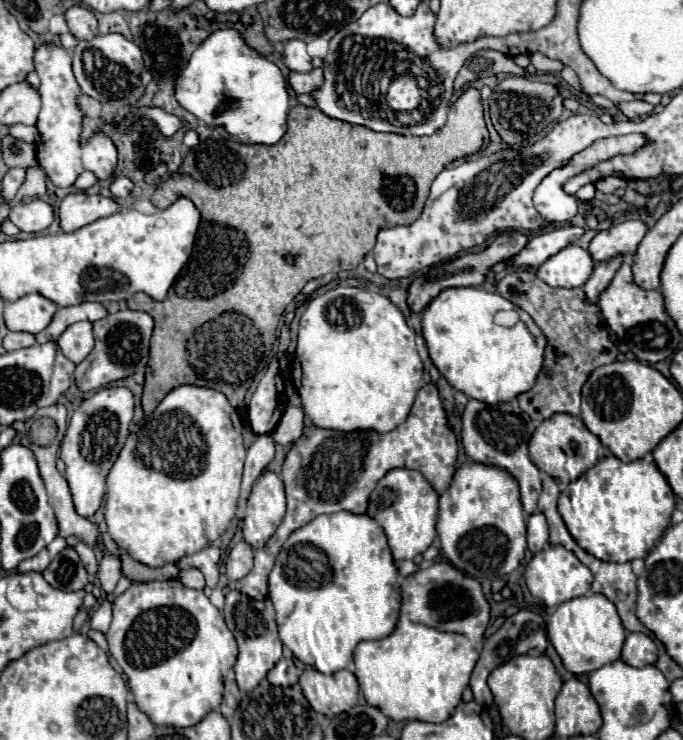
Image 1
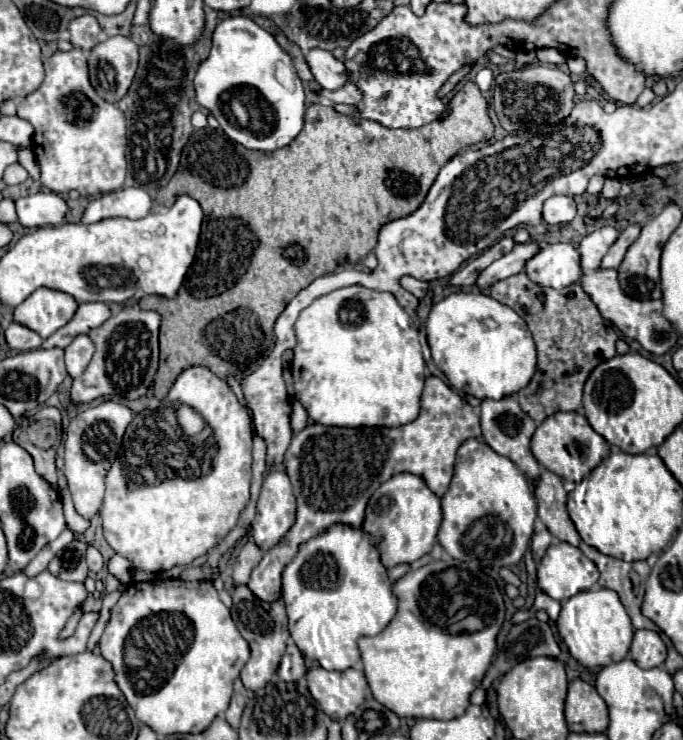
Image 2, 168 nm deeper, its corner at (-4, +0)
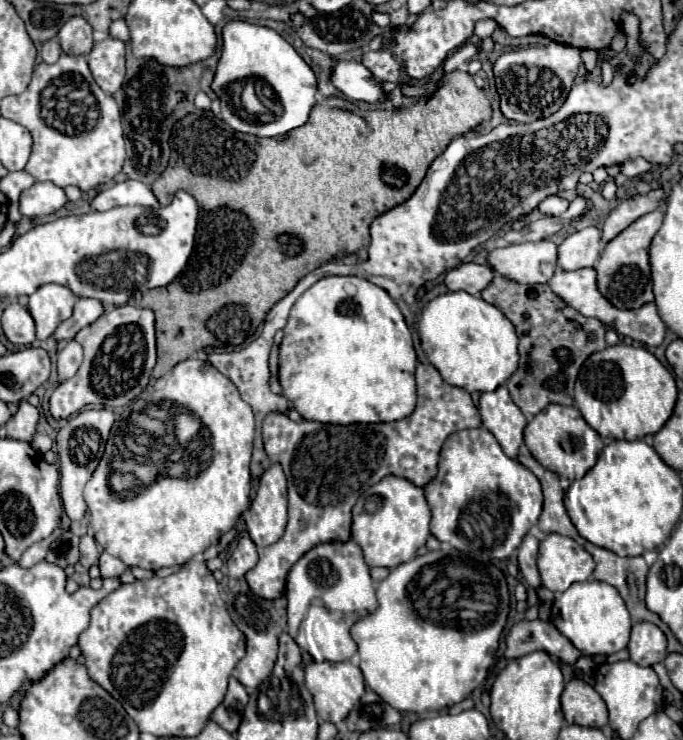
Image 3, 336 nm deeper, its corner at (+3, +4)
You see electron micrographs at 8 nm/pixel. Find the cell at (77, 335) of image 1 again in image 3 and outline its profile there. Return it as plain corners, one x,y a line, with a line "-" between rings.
69,340
67,346
57,354
57,374
61,380
67,380
75,376
77,368
83,362
83,348
79,342

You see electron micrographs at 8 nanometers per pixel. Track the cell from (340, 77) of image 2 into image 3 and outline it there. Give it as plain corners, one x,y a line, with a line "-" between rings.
337,58
335,64
331,66
331,84
339,92
343,92
349,100
365,100
365,102
385,100
379,82
361,62

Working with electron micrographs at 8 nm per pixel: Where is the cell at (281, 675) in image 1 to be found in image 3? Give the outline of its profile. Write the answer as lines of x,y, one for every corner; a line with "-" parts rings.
283,632
279,636
279,658
277,658
277,664
285,672
293,672
301,664
301,650
299,650
297,642
287,632

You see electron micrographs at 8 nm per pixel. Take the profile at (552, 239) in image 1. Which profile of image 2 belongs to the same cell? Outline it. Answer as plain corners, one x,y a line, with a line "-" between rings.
528,242
528,244
516,244
512,252
504,254
500,260
492,262
488,268
482,270
482,274
478,274
478,280
476,280
476,288
484,290
484,288
490,288
494,282
500,282
504,278
510,278
518,272
524,270
524,262
528,258
532,258
532,254
536,254
538,250
538,242

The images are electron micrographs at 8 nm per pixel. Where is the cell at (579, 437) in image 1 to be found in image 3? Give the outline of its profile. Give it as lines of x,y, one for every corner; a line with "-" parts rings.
550,404
527,424
525,444
541,466
559,476
564,490
567,490
574,480
580,479
597,462
597,456
605,446
601,436
583,420
581,412
575,406
558,404

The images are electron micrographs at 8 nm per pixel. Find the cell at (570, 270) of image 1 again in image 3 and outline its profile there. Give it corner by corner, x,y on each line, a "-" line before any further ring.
551,240
509,244
495,248
489,254
489,264
495,272
521,284
543,284
557,270
557,244

